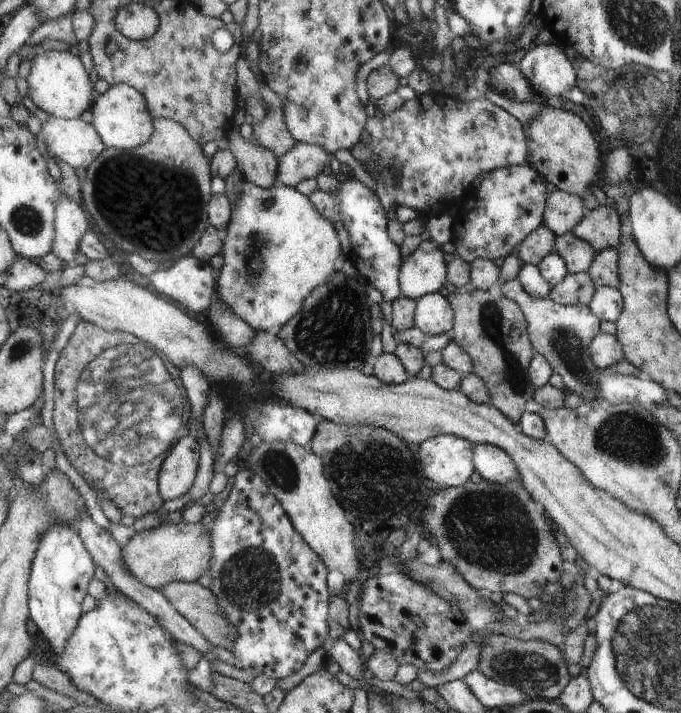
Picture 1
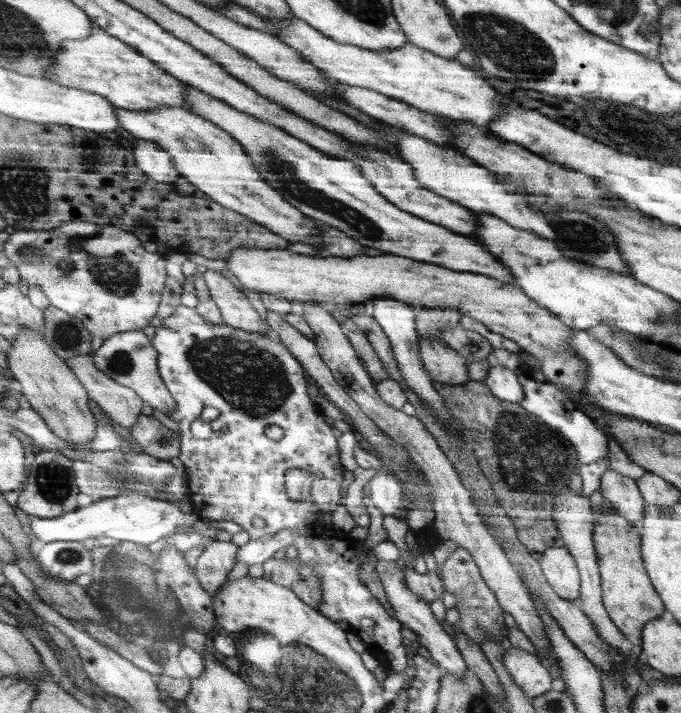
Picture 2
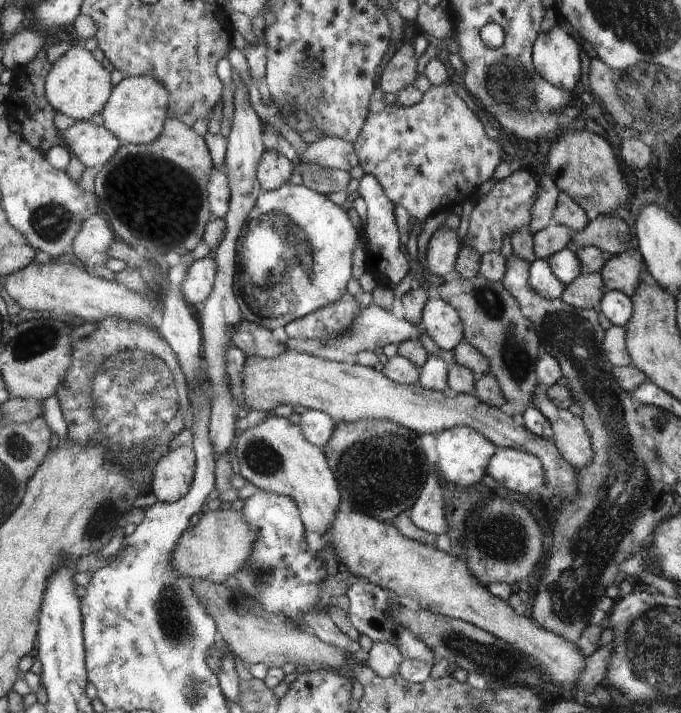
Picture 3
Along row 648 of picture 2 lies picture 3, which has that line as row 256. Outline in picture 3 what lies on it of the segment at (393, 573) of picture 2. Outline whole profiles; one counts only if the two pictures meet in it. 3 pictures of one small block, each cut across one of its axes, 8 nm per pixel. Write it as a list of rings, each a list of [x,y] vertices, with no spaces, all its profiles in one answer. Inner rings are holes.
[[[438,227],[430,238],[426,252],[429,270],[441,278],[446,278],[446,274],[453,276],[458,252],[460,252],[460,238],[456,230]]]

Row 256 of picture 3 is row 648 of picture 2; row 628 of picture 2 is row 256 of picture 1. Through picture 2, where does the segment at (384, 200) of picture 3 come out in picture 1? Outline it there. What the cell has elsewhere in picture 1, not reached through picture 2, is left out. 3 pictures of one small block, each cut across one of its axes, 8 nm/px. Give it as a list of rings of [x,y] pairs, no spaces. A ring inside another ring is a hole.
[[[357,178],[341,183],[339,197],[330,196],[323,190],[316,190],[309,196],[315,207],[328,220],[341,220],[348,226],[352,238],[351,259],[354,261],[359,274],[377,288],[383,298],[391,303],[399,298],[401,292],[401,268],[403,260],[400,247],[389,236],[385,209],[377,194],[365,186]]]

